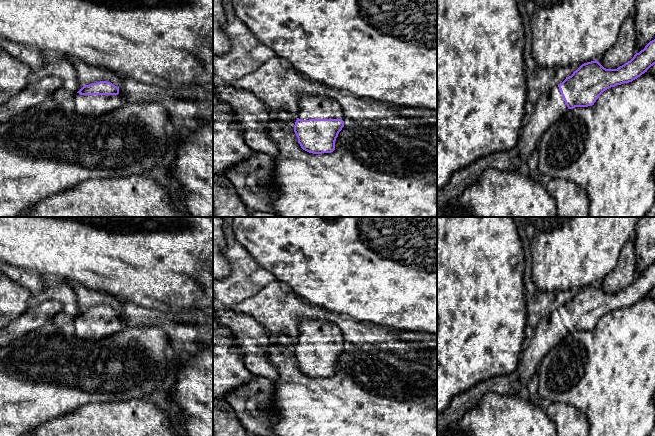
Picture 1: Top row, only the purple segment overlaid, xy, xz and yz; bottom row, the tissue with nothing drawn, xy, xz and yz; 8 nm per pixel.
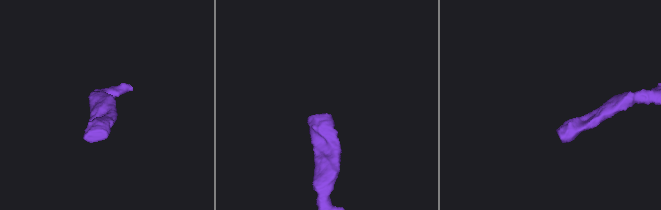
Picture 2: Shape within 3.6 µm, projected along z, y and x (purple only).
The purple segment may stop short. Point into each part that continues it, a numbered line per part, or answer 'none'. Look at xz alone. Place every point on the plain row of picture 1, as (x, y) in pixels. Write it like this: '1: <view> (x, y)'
1: xz (310, 331)

